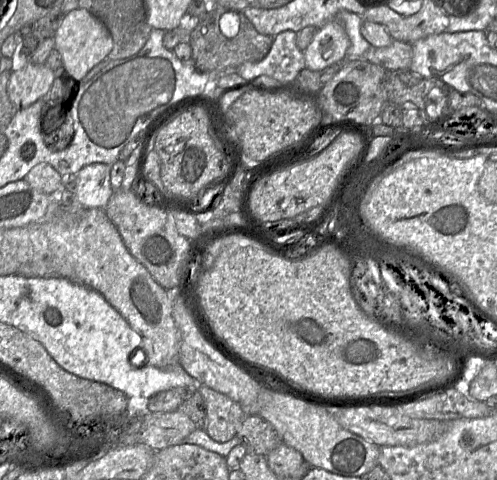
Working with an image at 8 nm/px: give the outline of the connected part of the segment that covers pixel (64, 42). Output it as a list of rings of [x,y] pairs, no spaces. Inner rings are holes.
[[[74,9],[66,14],[54,34],[54,48],[61,56],[64,74],[76,82],[105,60],[112,46],[111,35],[105,25],[86,9]]]

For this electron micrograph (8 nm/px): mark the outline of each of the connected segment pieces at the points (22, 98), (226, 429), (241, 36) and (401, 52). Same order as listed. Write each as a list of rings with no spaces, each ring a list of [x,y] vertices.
[[[29,62],[23,68],[11,71],[7,94],[16,111],[27,108],[43,98],[54,78],[55,73],[45,64]]]
[[[205,385],[198,389],[206,405],[205,431],[217,442],[235,437],[244,420],[245,412],[237,402]]]
[[[217,5],[212,11],[206,12],[204,16],[199,17],[199,22],[196,27],[190,32],[189,43],[192,48],[192,59],[196,69],[200,72],[223,72],[223,73],[237,73],[237,69],[245,62],[261,61],[270,51],[274,37],[259,33],[253,24],[248,20],[242,11]]]
[[[393,40],[387,47],[370,46],[363,57],[386,71],[409,70],[413,57],[412,44]]]

